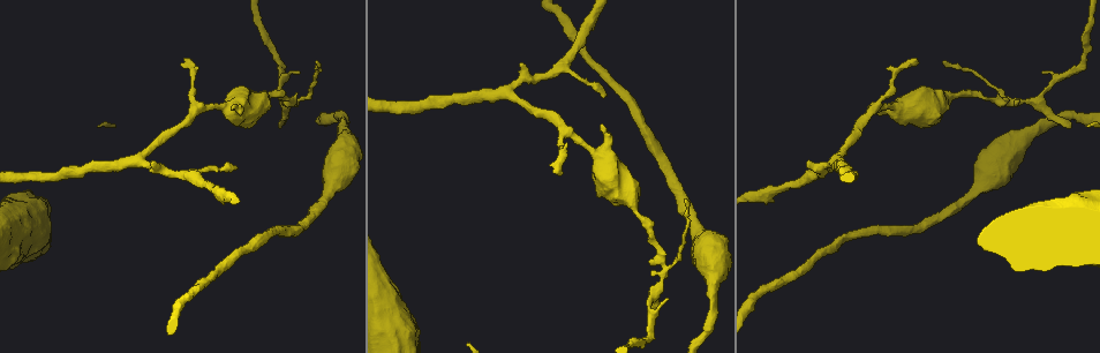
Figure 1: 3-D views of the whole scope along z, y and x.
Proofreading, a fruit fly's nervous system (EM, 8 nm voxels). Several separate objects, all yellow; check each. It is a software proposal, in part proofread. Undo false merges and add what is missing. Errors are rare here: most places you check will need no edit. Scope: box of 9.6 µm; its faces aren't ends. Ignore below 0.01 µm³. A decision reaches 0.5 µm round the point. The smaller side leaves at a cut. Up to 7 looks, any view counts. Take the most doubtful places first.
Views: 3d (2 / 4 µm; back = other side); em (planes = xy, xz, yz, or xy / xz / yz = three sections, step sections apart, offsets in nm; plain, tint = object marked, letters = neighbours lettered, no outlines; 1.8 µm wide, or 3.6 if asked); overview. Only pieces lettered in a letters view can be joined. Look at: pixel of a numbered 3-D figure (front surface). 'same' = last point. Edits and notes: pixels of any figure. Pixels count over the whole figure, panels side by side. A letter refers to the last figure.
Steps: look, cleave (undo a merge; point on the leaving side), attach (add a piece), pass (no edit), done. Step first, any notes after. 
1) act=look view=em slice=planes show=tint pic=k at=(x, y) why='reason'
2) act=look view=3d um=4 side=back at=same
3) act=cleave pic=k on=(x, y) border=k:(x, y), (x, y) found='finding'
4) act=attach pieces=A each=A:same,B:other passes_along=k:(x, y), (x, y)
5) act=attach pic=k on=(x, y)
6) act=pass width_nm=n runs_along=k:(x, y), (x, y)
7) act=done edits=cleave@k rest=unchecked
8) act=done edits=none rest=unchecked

act=look view=em slice=xy step=8 show=letters pic=1 at=(234, 167) why='thin end'

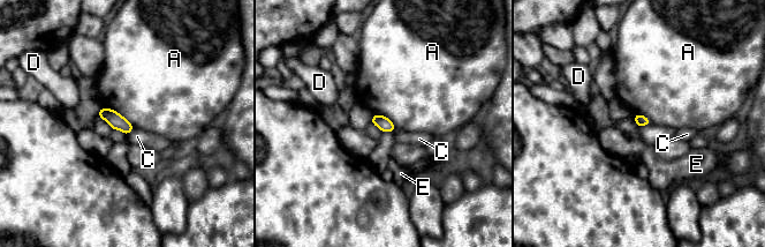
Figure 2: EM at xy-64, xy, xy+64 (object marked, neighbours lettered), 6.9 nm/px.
act=look view=em slice=planes show=letters at=same

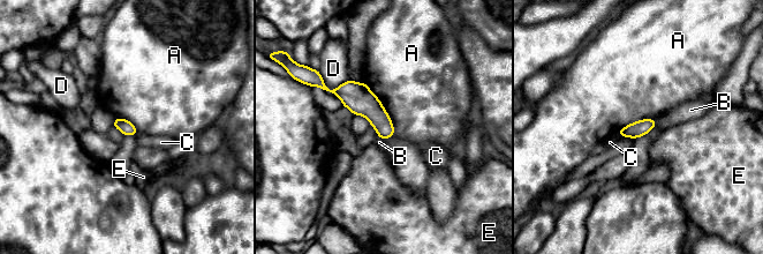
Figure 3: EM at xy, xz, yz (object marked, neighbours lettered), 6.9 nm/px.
act=pass each=A:other,B:other,C:other,D:other,E:other border=3:(364, 83), (387, 113), (394, 134) found='no lettered piece goes on from it'

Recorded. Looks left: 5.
act=look view=3d um=2 pic=1 at=(915, 59) why='thin end'

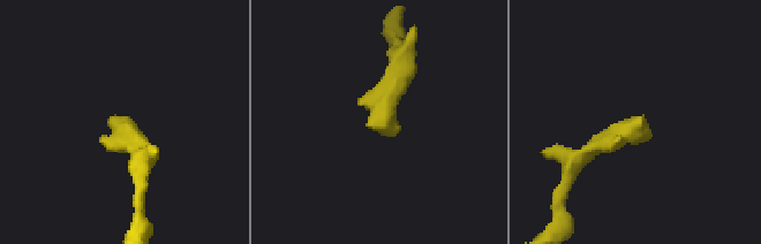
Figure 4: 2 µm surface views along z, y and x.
act=look view=em um=3.6 slice=yz step=8 show=letters pic=4 at=(648, 123) why='now the EM'

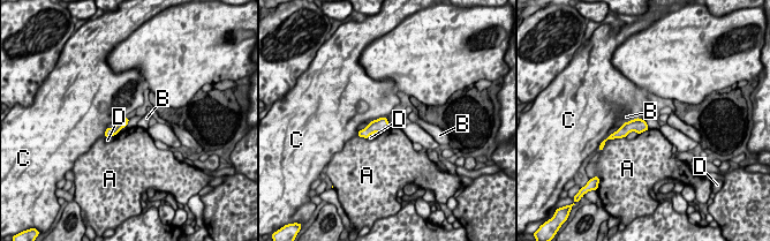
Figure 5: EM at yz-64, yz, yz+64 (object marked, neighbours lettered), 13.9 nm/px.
act=look view=em um=3.6 slice=planes show=letters at=same

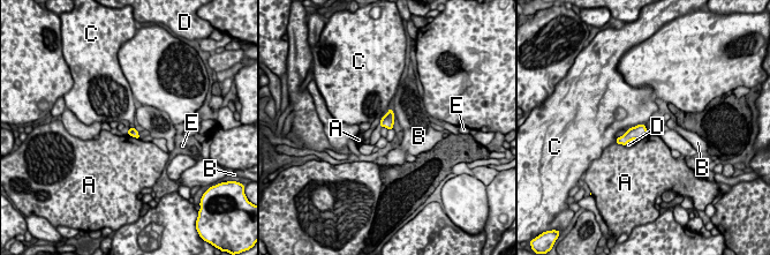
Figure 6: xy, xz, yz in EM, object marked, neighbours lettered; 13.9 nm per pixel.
act=pass longest_contact=C:240nm each=A:other,B:other,C:other,D:other,E:other border=6:(128, 134), (138, 139) found='none of them fits'

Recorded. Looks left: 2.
act=look view=em slice=planes show=letters pic=1 at=(196, 108) why='three arms meet'

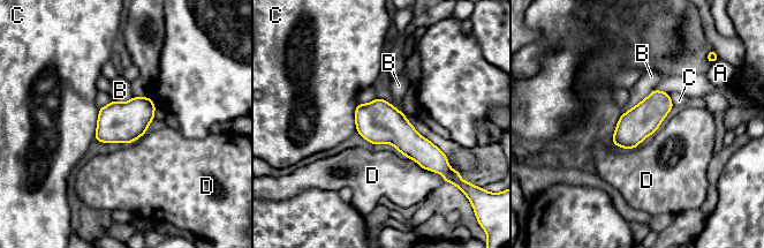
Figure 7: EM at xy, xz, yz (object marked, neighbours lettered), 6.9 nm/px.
act=pass each=A:other,B:other,C:other,D:other border=7:(653, 89), (621, 114) found='all the same neuron'

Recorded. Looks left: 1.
act=done edits=none rest=unchecked

